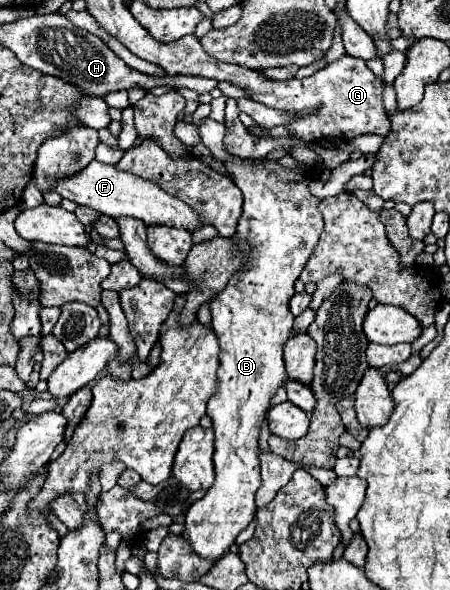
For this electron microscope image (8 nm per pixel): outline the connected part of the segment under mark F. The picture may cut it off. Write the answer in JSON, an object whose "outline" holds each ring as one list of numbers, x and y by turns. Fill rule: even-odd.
{"outline":[[97,159,91,161,81,173,77,173,77,177,69,177,69,181,61,181,61,185,57,185,55,191,65,199,75,201,77,205,87,205,109,217,129,215,141,219,145,225,171,225,177,229,187,229,191,233,203,227,201,217,181,199,165,193,161,187,157,187,147,179,121,171,113,165,105,165]]}

